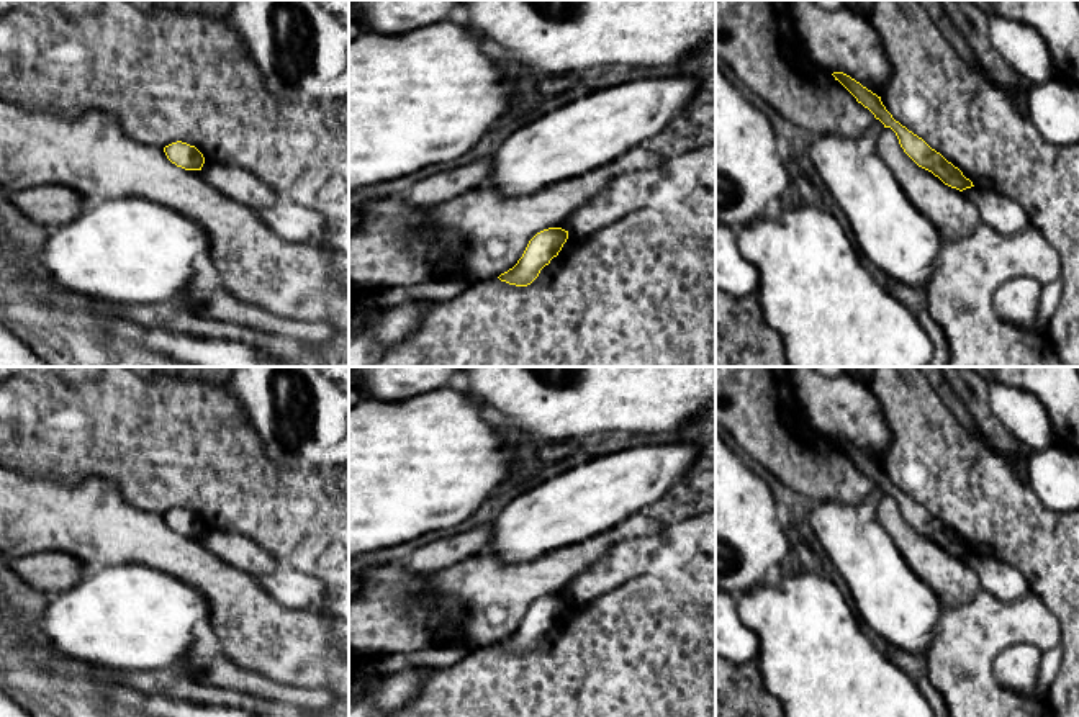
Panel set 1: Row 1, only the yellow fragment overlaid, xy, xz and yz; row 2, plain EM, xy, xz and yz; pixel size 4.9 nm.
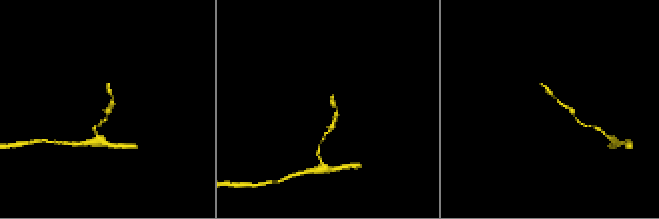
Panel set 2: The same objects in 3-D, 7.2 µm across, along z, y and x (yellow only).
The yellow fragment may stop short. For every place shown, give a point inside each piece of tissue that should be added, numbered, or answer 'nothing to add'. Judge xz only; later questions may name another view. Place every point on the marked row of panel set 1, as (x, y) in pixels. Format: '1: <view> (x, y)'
nothing to add

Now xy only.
nothing to add

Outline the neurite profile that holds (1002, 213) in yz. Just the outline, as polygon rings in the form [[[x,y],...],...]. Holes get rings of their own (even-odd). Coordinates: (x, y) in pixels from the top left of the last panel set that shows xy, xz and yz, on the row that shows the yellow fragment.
[[[976,185],[963,190],[963,193],[974,205],[979,223],[994,228],[1004,236],[1018,234],[1030,226],[1027,211],[1007,195]]]

